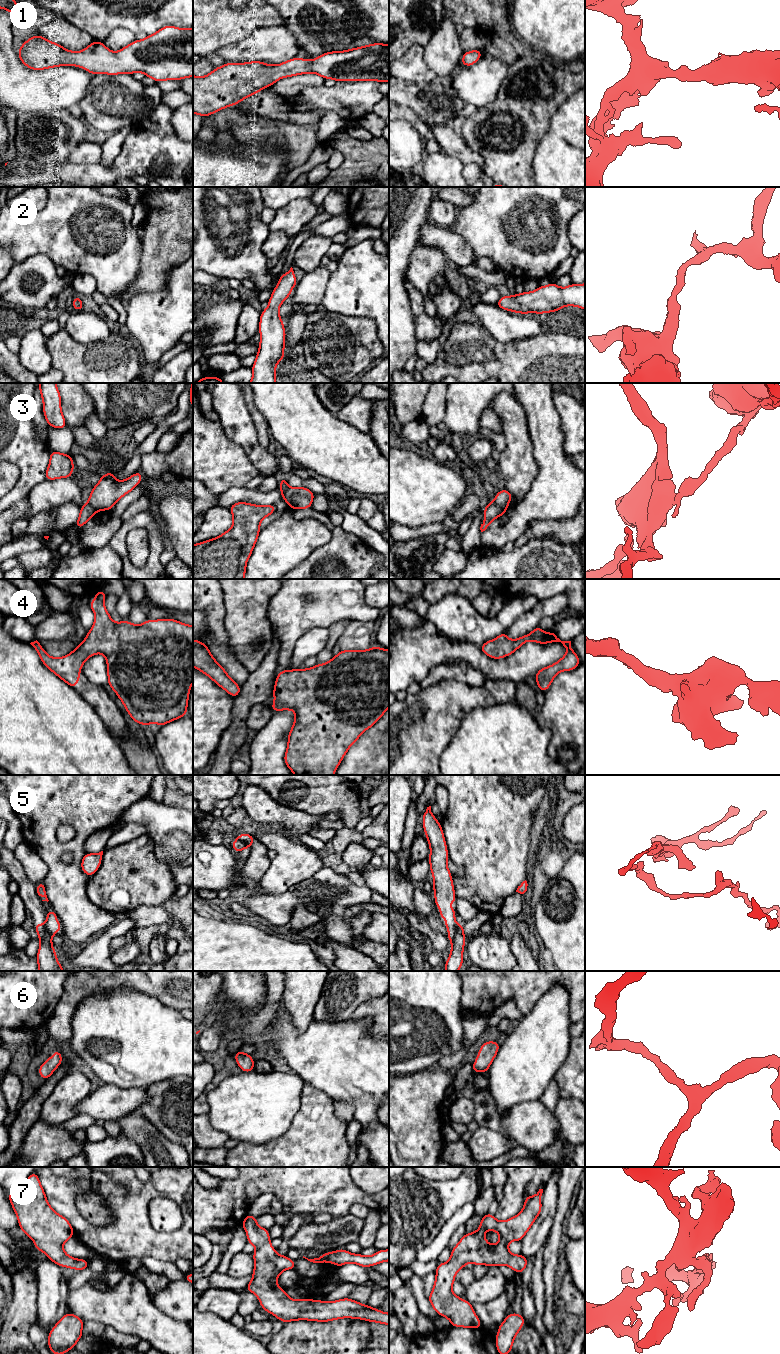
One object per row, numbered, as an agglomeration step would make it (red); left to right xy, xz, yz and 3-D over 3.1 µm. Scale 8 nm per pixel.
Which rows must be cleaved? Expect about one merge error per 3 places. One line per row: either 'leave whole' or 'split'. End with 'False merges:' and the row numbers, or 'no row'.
1: leave whole
2: leave whole
3: split
4: leave whole
5: split
6: leave whole
7: leave whole
False merges: 3, 5

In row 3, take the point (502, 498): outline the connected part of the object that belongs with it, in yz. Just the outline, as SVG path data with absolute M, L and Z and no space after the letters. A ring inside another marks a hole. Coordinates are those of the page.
M505 488L495 495L494 503L497 506L506 507L508 508L509 502L512 500L511 493Z

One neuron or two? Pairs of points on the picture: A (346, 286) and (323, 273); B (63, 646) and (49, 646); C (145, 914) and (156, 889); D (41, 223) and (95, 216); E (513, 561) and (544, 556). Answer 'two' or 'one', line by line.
A: two
B: one
C: two
D: one
E: one

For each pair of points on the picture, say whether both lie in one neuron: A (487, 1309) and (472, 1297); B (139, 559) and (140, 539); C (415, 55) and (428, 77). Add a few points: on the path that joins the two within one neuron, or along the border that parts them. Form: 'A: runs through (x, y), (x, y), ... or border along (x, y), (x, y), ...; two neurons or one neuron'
A: border along (500, 1294), (485, 1302), (471, 1303); two neurons
B: runs through (139, 554), (139, 544); one neuron
C: runs through (415, 60), (415, 64), (423, 72); one neuron

